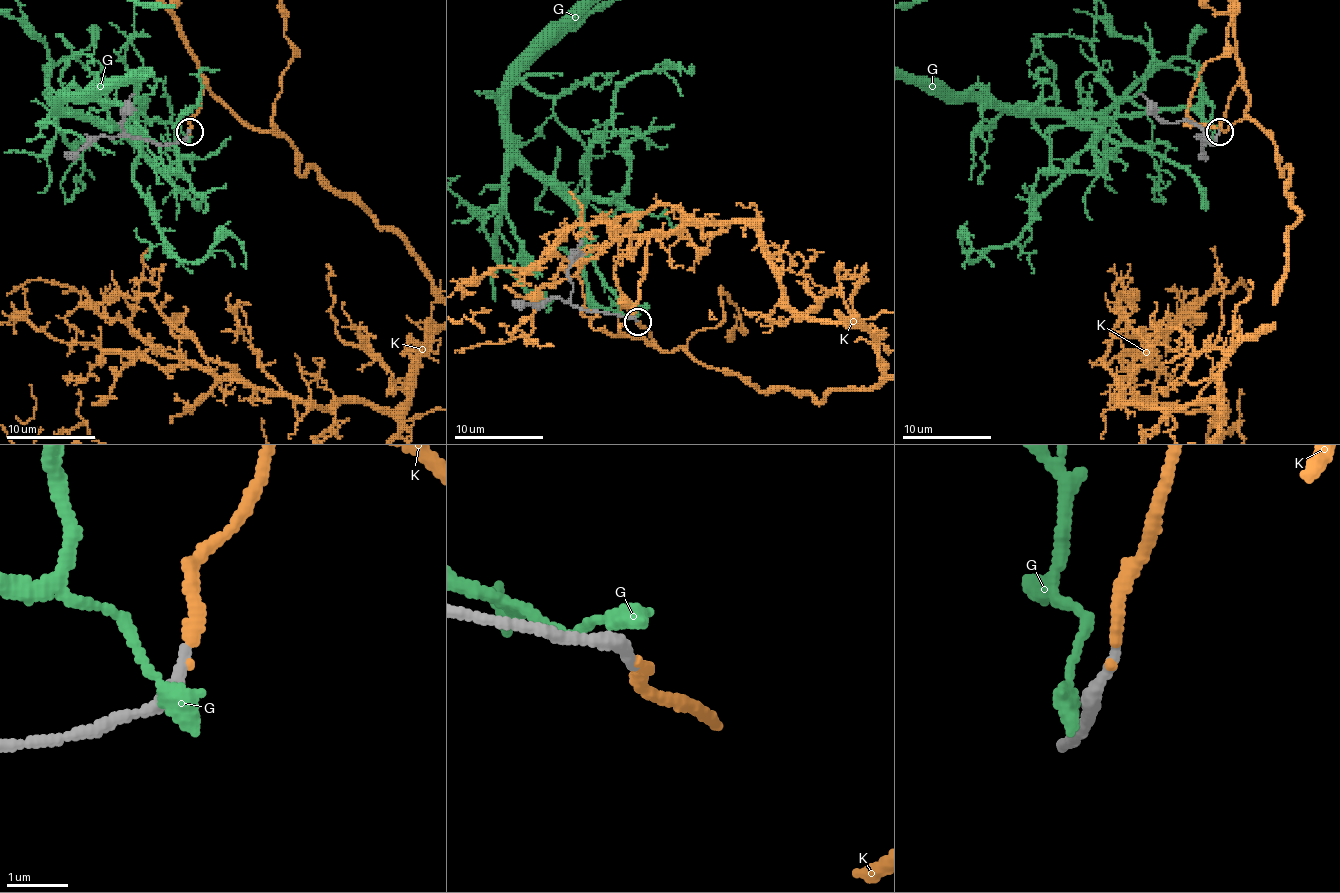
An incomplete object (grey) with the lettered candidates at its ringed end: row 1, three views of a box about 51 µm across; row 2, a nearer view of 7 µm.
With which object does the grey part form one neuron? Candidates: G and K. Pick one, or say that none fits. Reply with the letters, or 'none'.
K

